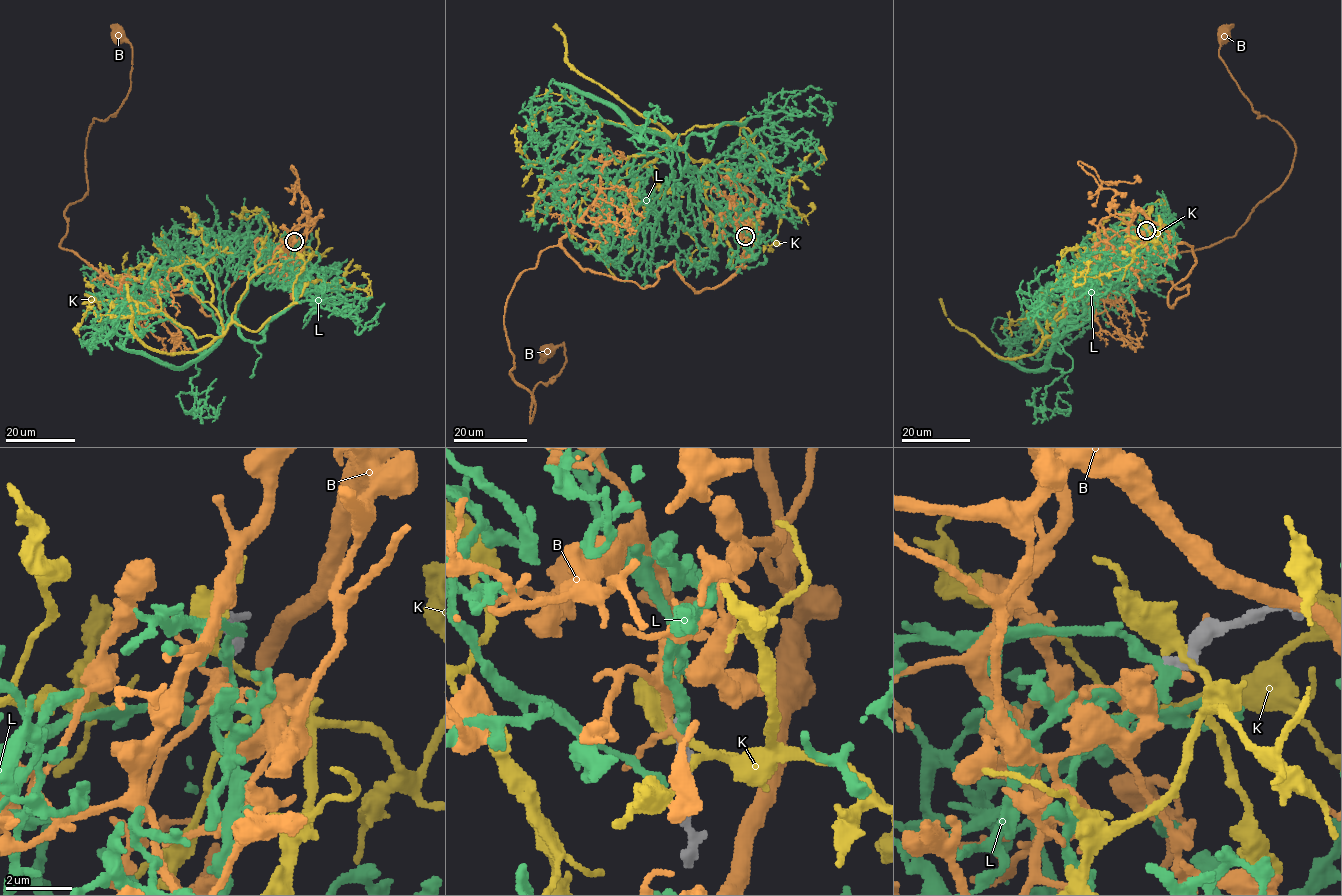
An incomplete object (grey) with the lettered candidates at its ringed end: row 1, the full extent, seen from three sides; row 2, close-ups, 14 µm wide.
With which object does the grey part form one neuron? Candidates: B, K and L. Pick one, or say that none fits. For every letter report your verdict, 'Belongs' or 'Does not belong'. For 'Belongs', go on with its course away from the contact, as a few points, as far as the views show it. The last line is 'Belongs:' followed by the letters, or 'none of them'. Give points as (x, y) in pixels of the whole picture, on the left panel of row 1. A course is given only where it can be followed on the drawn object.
B: Does not belong
K: Does not belong
L: Belongs. Its course: (295, 241), (290, 271), (250, 282), (238, 324), (208, 349), (134, 304), (108, 322), (96, 346), (83, 347)
Belongs: L

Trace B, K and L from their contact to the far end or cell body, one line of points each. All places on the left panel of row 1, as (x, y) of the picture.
B: (295, 242), (310, 221), (209, 315), (59, 246), (64, 210), (88, 190), (91, 125), (129, 90), (118, 35)
K: (295, 240), (298, 266), (268, 265), (236, 304), (232, 319), (247, 330), (308, 281), (370, 296), (362, 272)
L: (295, 241), (290, 271), (250, 282), (238, 324), (208, 349), (134, 304), (108, 322), (96, 346), (83, 347)

